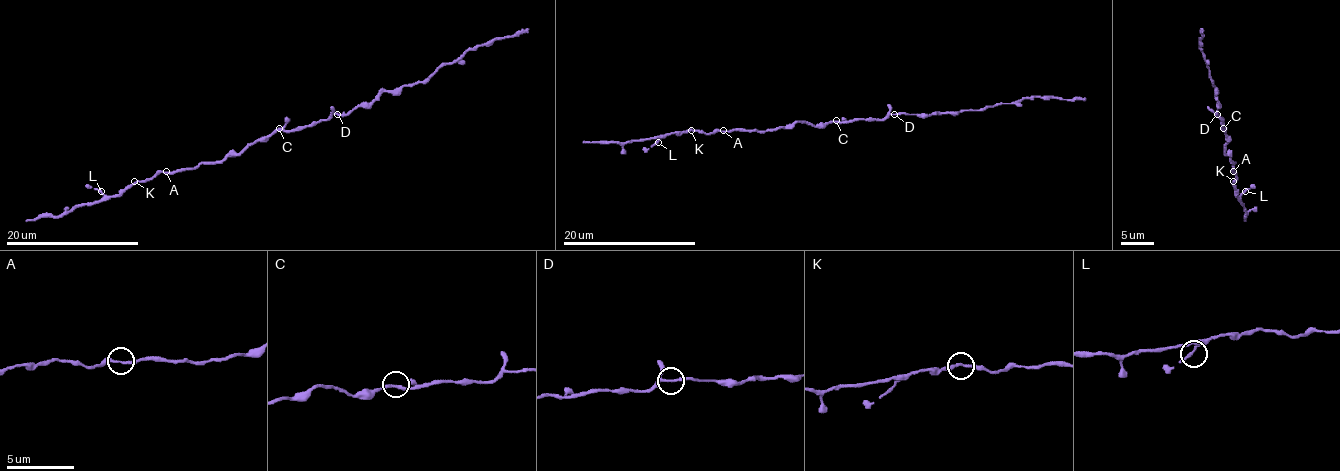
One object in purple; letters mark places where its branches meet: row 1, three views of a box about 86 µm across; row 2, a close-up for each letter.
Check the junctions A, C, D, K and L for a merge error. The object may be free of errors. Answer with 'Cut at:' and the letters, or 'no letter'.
Cut at: no letter

